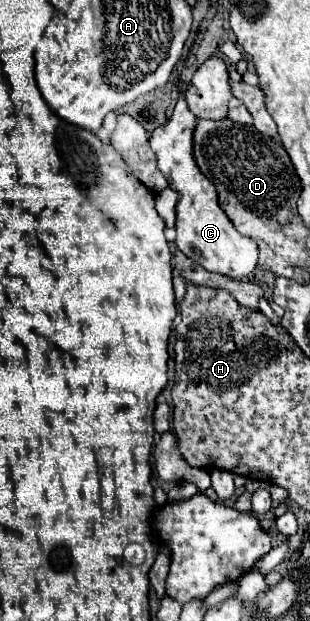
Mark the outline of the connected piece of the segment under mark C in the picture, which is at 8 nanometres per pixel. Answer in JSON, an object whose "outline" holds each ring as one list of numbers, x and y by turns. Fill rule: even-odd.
{"outline":[[180,97,177,106,173,110,173,116,169,122,161,128,157,128,149,142,157,156,159,170,167,178,169,188,173,188,181,198,177,202,177,248,203,266,207,272,225,274,235,280,243,280,257,268,257,246,251,238,239,234,231,220,225,216,225,212,219,206,215,186,201,174,201,170,195,164,193,158,193,130,195,130,197,118,187,110,185,98]]}

